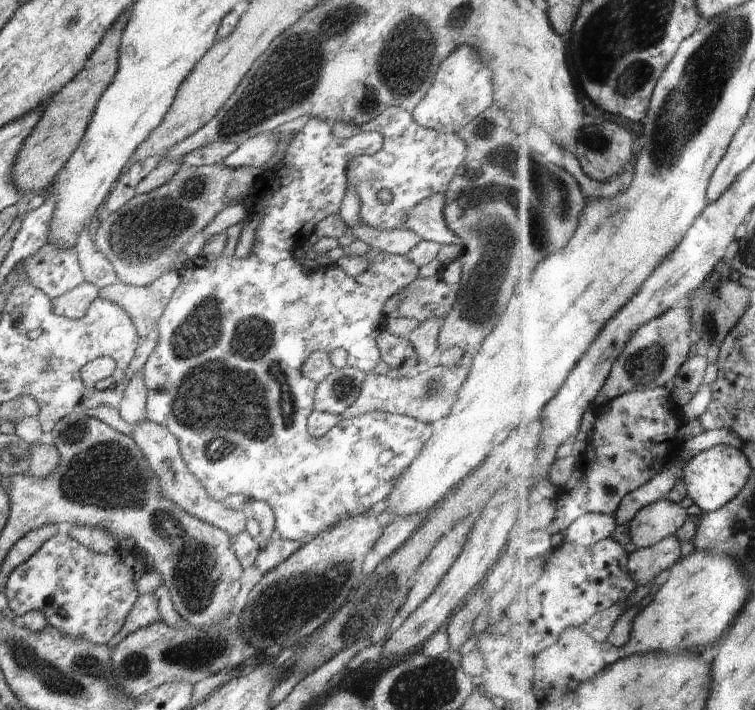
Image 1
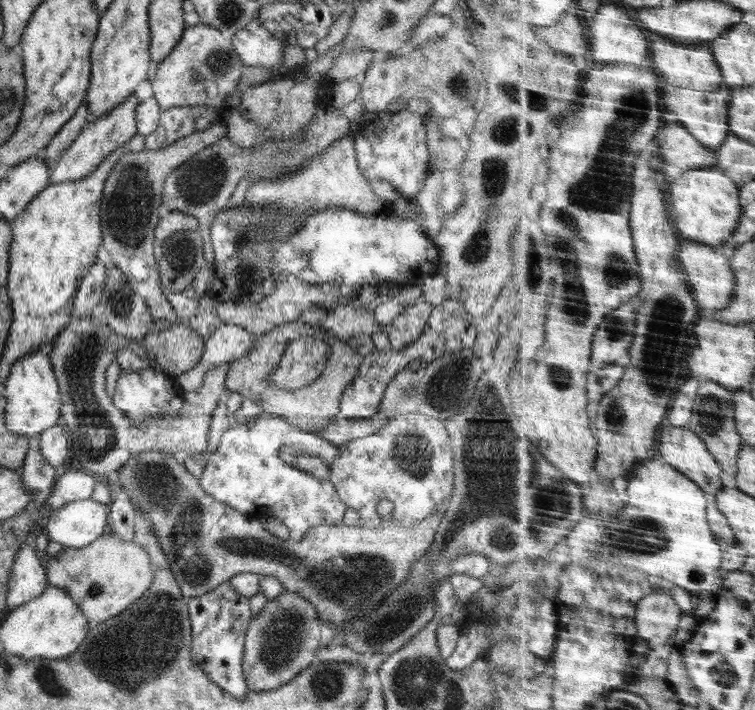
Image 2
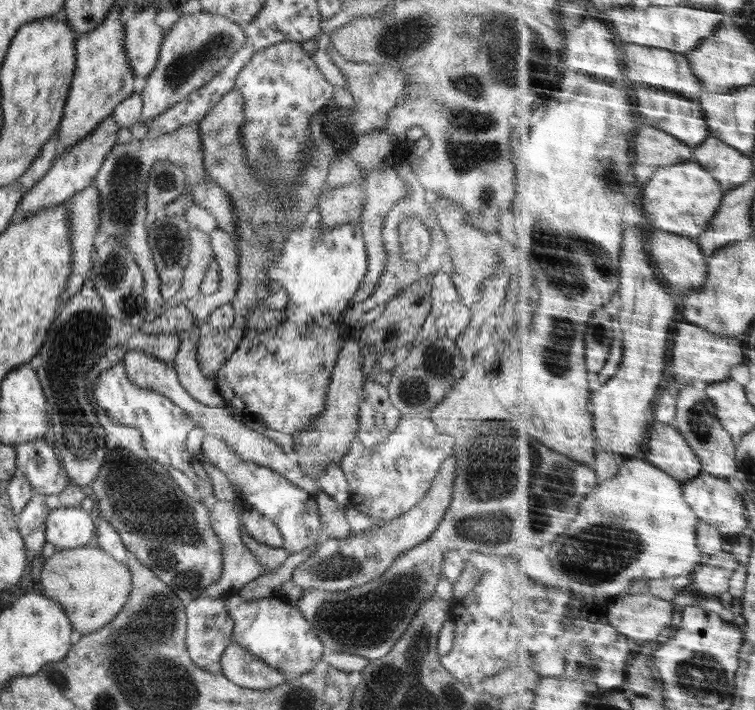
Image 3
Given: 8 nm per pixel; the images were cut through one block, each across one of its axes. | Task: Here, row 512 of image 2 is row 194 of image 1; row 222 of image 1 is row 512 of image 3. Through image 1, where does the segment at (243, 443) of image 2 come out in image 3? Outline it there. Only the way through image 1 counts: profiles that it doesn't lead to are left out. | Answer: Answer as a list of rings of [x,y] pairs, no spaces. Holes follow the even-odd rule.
[[[206,435],[201,448],[210,464],[227,474],[234,489],[239,490],[247,507],[256,510],[276,524],[284,539],[283,547],[289,554],[301,554],[308,547],[316,547],[318,543],[329,539],[328,535],[324,533],[322,523],[320,523],[316,496],[298,488],[287,478],[270,468],[242,460],[217,436]]]

